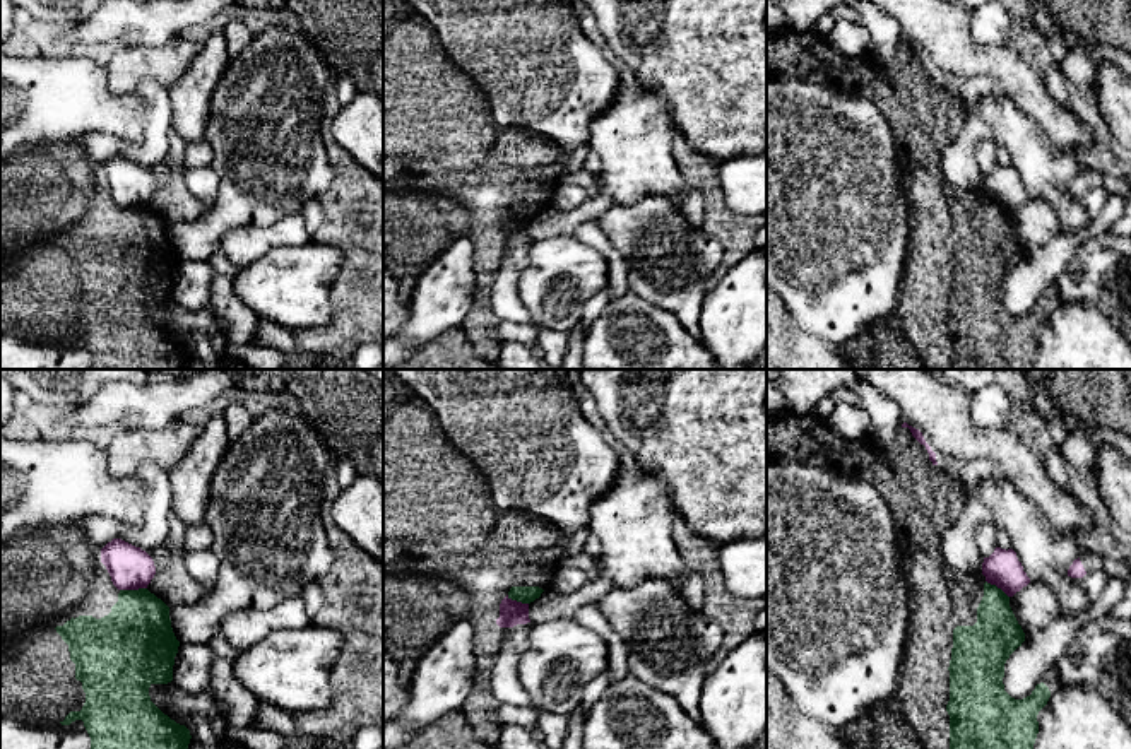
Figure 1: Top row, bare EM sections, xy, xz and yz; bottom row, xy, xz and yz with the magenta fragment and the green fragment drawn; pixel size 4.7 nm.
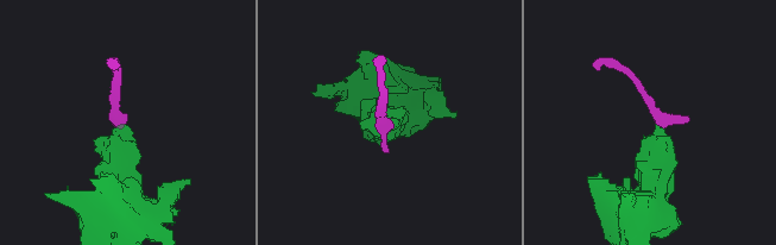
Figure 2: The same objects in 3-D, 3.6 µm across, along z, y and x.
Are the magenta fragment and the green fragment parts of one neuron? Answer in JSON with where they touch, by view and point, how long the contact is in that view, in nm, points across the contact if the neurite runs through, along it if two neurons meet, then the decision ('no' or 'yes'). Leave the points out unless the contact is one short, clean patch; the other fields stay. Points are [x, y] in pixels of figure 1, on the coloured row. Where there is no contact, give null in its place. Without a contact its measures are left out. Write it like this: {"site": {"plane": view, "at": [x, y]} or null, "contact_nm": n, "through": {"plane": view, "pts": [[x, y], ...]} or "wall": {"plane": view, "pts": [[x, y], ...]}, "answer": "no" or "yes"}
{"site": {"plane": "xy", "at": [132, 589]}, "contact_nm": 130, "wall": {"plane": "xy", "pts": [[146, 587], [120, 590]]}, "answer": "no"}

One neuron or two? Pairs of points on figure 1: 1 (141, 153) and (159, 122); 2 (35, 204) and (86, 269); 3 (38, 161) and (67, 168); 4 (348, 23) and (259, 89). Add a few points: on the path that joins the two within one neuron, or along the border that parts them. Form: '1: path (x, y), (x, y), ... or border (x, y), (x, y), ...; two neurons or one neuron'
1: path (148, 146), (158, 135), (158, 129); one neuron
2: border (43, 241), (33, 243), (17, 253); two neurons
3: path (45, 168), (60, 168); one neuron
4: border (301, 29), (332, 70); two neurons

